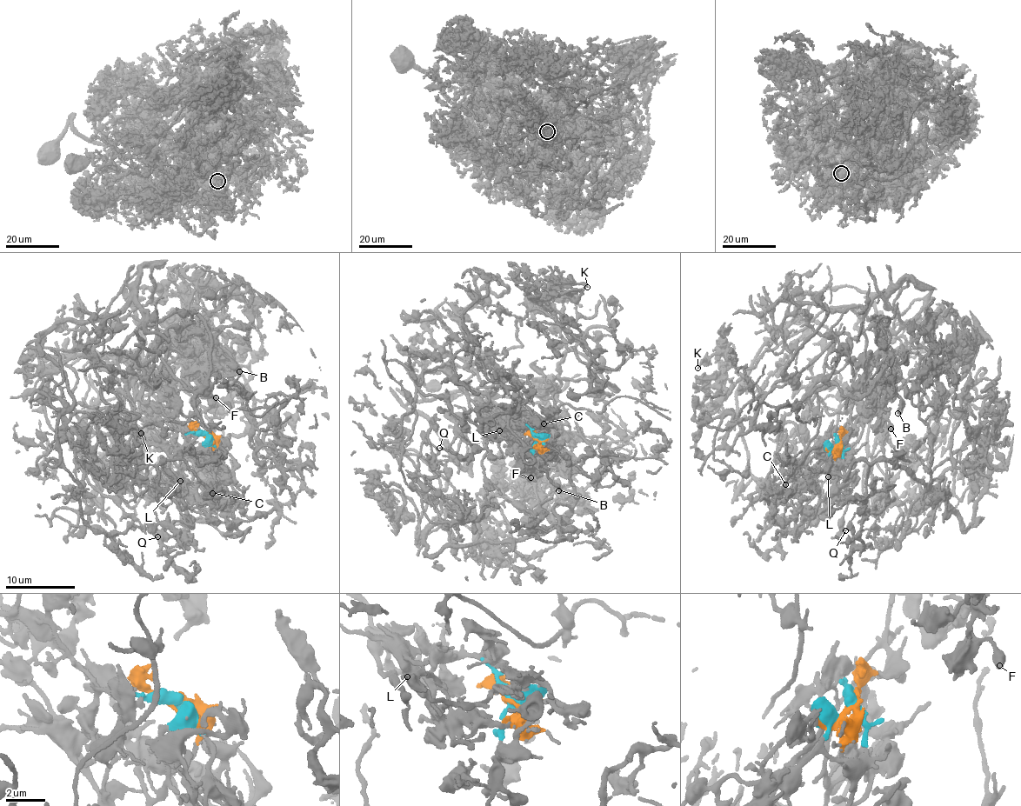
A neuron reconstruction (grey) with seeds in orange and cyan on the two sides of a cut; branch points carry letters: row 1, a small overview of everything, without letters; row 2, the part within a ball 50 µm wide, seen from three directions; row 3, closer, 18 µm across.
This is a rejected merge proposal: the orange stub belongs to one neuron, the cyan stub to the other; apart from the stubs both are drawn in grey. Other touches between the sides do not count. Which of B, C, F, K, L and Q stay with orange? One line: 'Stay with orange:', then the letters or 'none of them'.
Stay with orange: B, F, K, L

